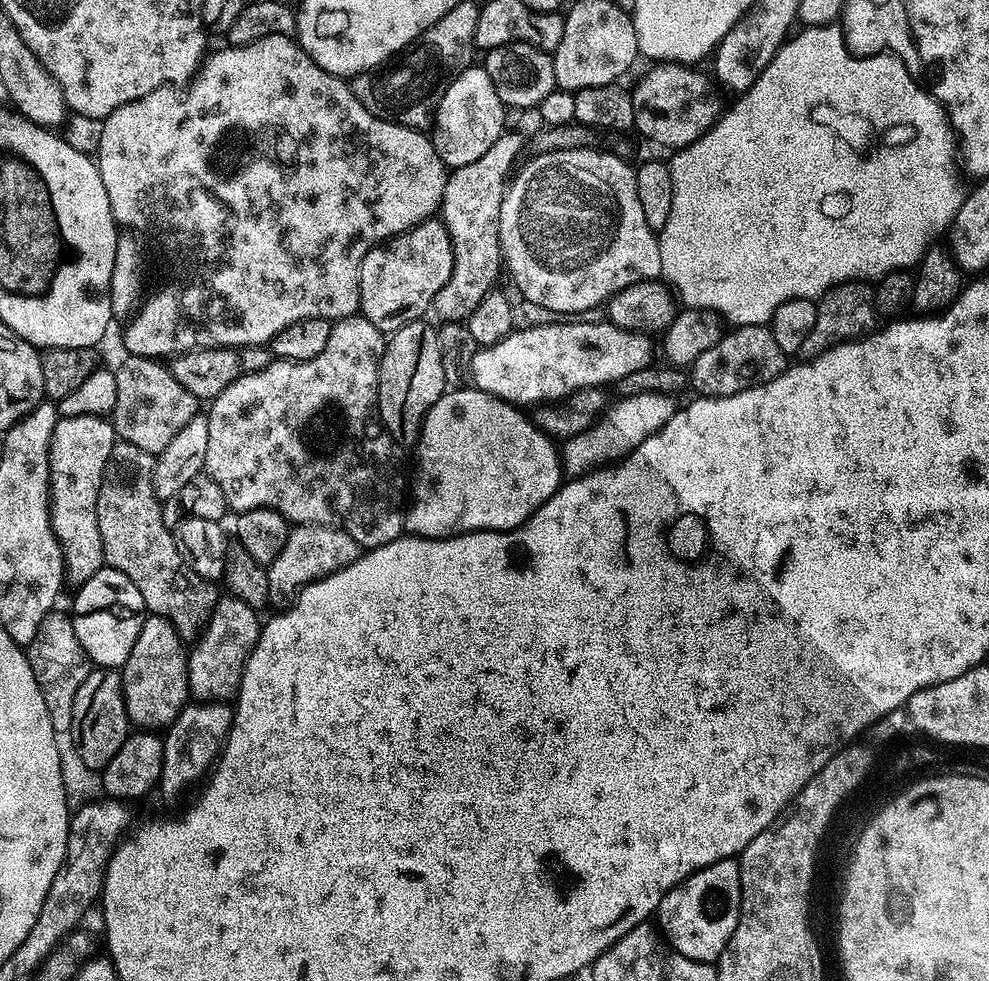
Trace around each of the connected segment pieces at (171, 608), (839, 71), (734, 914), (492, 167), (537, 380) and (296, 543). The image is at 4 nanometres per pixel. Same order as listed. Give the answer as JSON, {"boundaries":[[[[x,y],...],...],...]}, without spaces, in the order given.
{"boundaries":[[[[120,440],[106,462],[98,494],[98,530],[102,534],[104,563],[118,570],[138,586],[145,609],[153,616],[166,618],[178,630],[180,639],[195,642],[212,616],[218,599],[217,585],[203,580],[182,558],[172,537],[170,524],[164,521],[162,501],[156,496],[152,481],[153,453],[138,450]]],[[[839,23],[823,24],[817,28],[807,26],[801,27],[795,35],[785,40],[782,47],[776,52],[773,58],[766,66],[766,70],[762,70],[762,74],[754,82],[752,88],[747,88],[739,97],[740,100],[732,109],[725,111],[720,119],[713,124],[711,130],[704,136],[699,136],[693,144],[689,144],[687,148],[678,148],[671,153],[672,160],[667,161],[670,170],[670,181],[673,183],[673,201],[670,202],[669,220],[664,228],[659,229],[658,239],[660,241],[660,253],[662,254],[662,270],[660,276],[671,285],[675,286],[679,297],[684,298],[684,304],[690,308],[710,308],[714,309],[725,319],[732,321],[735,325],[743,326],[746,324],[763,324],[767,325],[771,321],[772,316],[778,310],[778,306],[782,306],[782,302],[793,300],[794,298],[802,298],[803,300],[816,300],[824,295],[824,293],[835,288],[838,284],[844,284],[847,280],[866,280],[869,282],[879,282],[892,272],[903,272],[912,270],[919,265],[924,259],[924,255],[929,248],[937,243],[936,240],[940,235],[947,233],[952,226],[952,219],[958,214],[958,210],[962,206],[966,195],[966,187],[960,181],[960,172],[956,169],[956,154],[958,158],[958,135],[953,122],[948,115],[948,109],[941,104],[927,87],[921,85],[913,73],[909,72],[903,62],[903,59],[896,54],[877,54],[875,56],[857,56],[848,50],[848,45],[844,43],[844,30]]],[[[735,859],[716,860],[710,866],[698,869],[693,876],[686,876],[682,883],[669,887],[660,900],[659,915],[659,931],[677,952],[681,952],[686,958],[697,960],[703,964],[712,964],[719,961],[724,952],[724,947],[730,942],[730,938],[740,921],[739,863]]],[[[505,130],[490,150],[469,165],[451,169],[446,190],[440,203],[442,217],[452,239],[454,270],[450,282],[442,286],[436,295],[434,312],[444,322],[464,322],[469,314],[486,298],[488,292],[497,287],[496,279],[502,276],[500,255],[500,211],[504,194],[510,184],[512,163],[524,152],[526,140],[518,133]]],[[[576,318],[573,324],[536,324],[533,328],[517,327],[502,342],[489,348],[480,348],[472,363],[471,383],[482,392],[489,392],[508,404],[540,406],[572,395],[579,388],[612,386],[631,374],[654,364],[652,358],[653,338],[647,331],[619,328],[611,322],[595,324],[592,318]]],[[[298,524],[289,531],[282,554],[267,565],[270,582],[269,605],[276,610],[287,610],[296,601],[296,595],[305,584],[313,584],[331,572],[350,566],[362,555],[362,549],[349,532],[332,528],[328,524]]]]}

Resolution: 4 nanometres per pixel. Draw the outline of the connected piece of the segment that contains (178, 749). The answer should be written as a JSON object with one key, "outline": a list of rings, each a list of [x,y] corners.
{"outline":[[[189,702],[174,723],[168,725],[162,736],[162,774],[158,785],[158,792],[166,799],[178,799],[195,780],[203,781],[213,771],[232,730],[233,711],[228,702]]]}

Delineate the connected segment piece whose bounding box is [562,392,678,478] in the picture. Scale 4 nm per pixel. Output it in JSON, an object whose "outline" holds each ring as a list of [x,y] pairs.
{"outline":[[[646,392],[634,397],[617,399],[616,405],[613,408],[611,405],[592,427],[587,428],[572,440],[563,441],[563,471],[569,477],[575,478],[623,460],[640,444],[646,442],[651,436],[655,436],[662,426],[666,426],[666,422],[670,422],[670,418],[676,413],[678,407],[677,401],[674,402],[674,400],[671,395],[658,392]]]}

